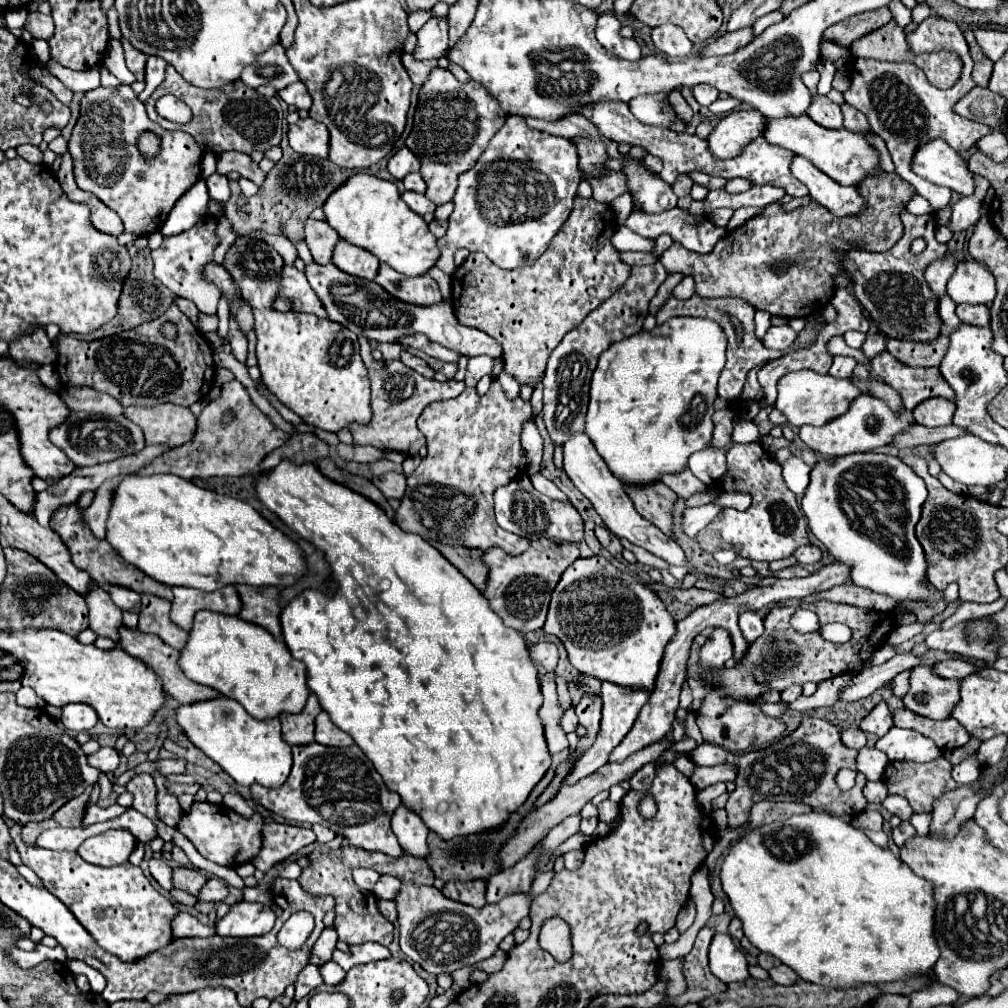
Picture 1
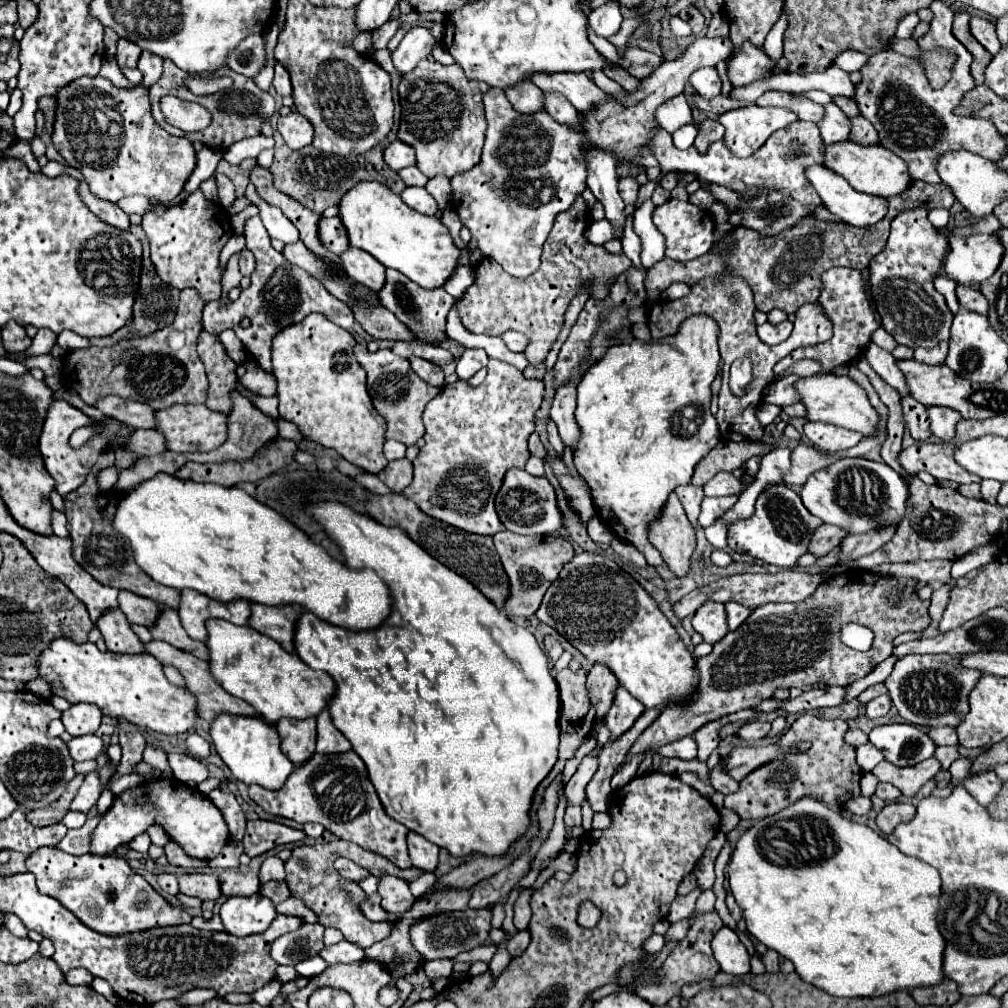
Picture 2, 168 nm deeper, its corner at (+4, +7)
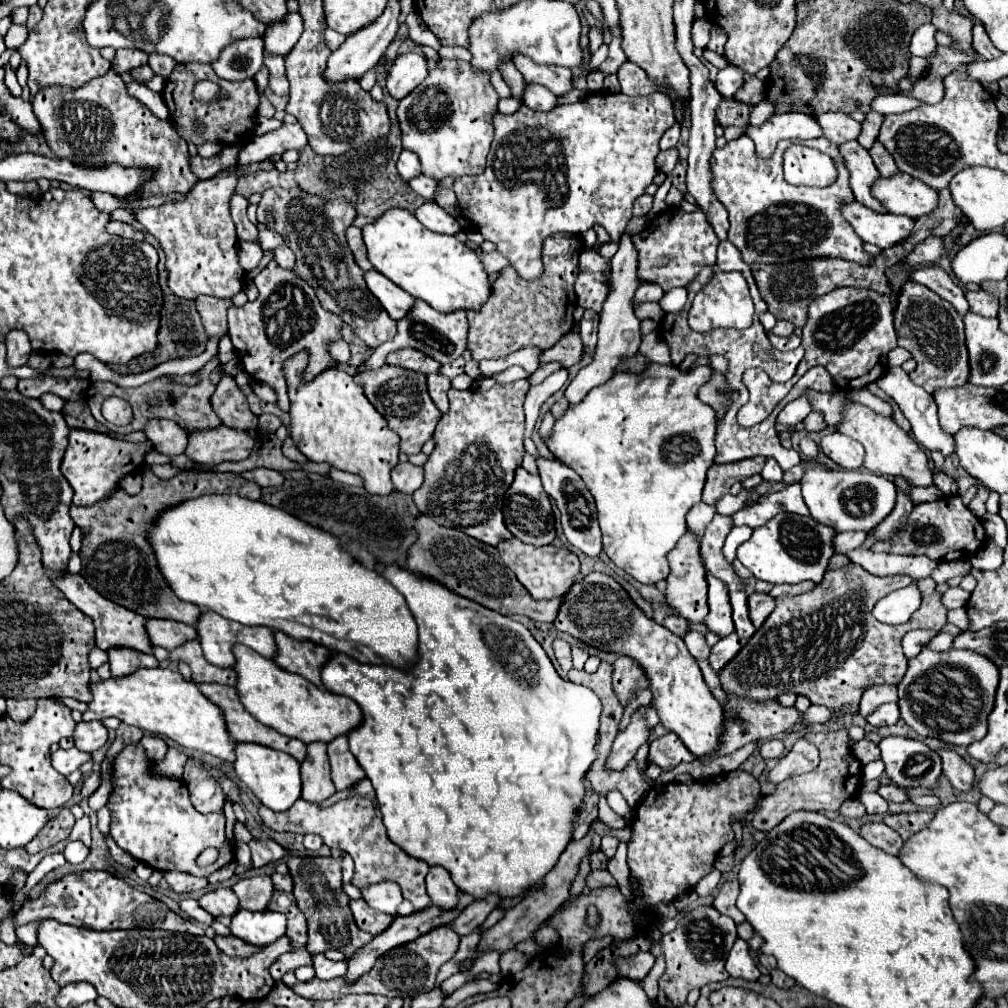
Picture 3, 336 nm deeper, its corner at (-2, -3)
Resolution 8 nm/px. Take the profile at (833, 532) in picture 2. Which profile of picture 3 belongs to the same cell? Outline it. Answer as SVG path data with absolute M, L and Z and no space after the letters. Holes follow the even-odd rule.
M838 532L836 534L836 538L832 540L832 544L834 544L834 550L836 552L850 552L850 550L854 550L854 548L860 548L862 546L862 542L866 540L866 532Z

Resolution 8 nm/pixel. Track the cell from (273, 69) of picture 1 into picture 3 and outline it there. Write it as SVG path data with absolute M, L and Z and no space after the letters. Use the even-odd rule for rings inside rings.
M262 38L238 40L222 50L218 62L214 62L212 68L224 80L252 78L262 66L262 58L264 58L262 50L264 50Z

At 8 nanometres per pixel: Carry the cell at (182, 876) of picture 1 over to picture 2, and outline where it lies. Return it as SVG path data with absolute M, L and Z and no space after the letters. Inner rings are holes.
M216 872L212 874L182 874L178 876L180 892L186 896L194 896L204 900L218 900L222 898L220 878Z

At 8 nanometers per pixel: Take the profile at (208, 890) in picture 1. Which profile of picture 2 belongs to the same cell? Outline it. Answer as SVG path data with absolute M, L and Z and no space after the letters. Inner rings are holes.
M226 870L222 872L222 894L224 896L252 896L260 890L260 878L256 872Z

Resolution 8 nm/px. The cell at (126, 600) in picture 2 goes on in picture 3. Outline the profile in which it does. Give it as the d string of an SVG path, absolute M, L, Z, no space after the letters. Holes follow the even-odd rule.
M146 618L146 632L154 646L162 646L166 650L174 650L186 640L196 638L194 626L174 620L158 620L158 618Z

